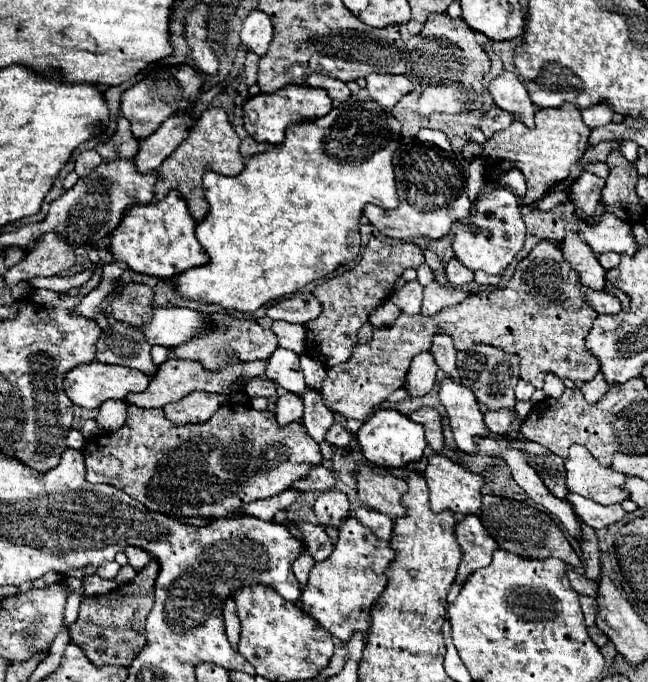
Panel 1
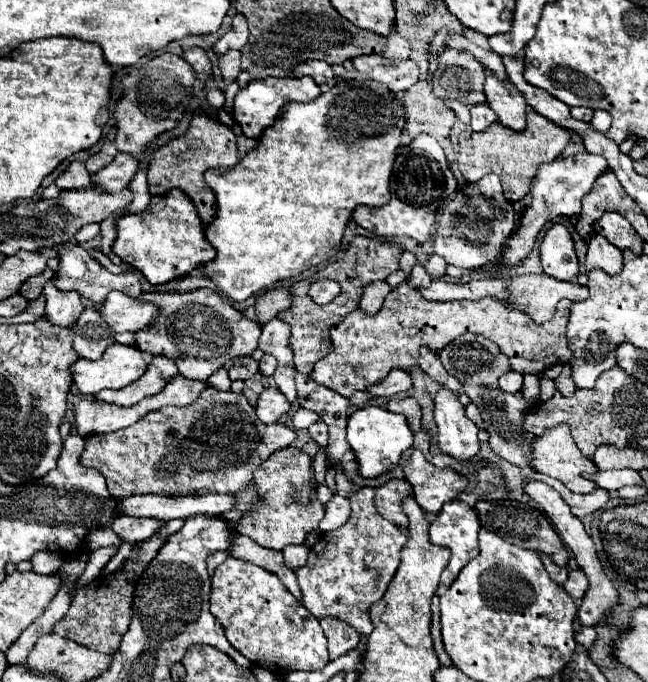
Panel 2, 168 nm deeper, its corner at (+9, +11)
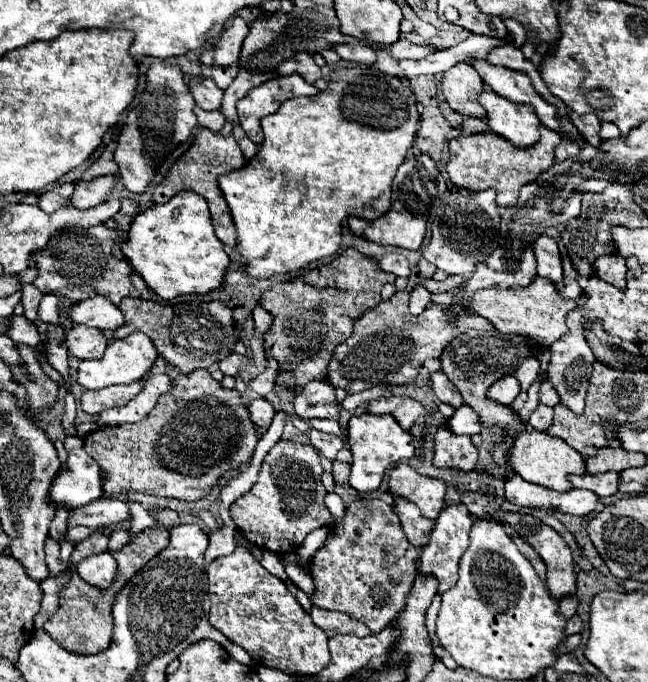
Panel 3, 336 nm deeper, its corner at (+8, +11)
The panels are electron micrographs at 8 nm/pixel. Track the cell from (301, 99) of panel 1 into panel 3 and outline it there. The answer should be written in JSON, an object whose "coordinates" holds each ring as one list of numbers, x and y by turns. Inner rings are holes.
{"coordinates":[[286,75,276,77,260,87,252,89,244,99,238,101,238,117,240,127,246,131,248,139,252,139,256,145,262,143,260,133,260,119,276,111,284,101,292,97,304,97,304,95,316,95,318,89,310,83,306,83,300,75]]}

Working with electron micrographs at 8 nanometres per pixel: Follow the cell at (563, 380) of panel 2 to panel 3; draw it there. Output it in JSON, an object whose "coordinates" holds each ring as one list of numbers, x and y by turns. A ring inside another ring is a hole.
{"coordinates":[[542,381,540,385,540,403,542,405,548,405,548,407,554,407,558,405,558,393,554,391,554,387,550,385,550,381]]}

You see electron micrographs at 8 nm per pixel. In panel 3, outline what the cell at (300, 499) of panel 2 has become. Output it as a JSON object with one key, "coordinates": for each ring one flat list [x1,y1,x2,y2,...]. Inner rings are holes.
{"coordinates":[[280,439,266,453,252,489,230,505,230,515,240,535,264,551,284,555,298,549,310,531,332,525,332,515,324,505,326,489,320,481,322,471,316,449,292,439]]}

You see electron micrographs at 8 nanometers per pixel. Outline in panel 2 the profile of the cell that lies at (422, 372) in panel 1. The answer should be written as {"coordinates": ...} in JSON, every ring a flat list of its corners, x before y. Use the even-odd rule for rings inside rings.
{"coordinates":[[391,369,391,373,377,385,371,385,369,391,379,397,379,395,395,395,401,391,409,391,411,389,411,373,405,369]]}

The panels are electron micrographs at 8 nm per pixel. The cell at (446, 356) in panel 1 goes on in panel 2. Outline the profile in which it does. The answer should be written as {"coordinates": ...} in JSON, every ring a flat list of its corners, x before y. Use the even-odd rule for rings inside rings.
{"coordinates":[[423,345,423,349,421,349,421,353,419,353,419,367,421,367,431,379,435,379,435,381,439,381,441,385,449,387,453,393,459,393,459,391,461,391,459,381,445,371,445,367,441,365,437,353,431,353,431,349,427,349,425,345]]}

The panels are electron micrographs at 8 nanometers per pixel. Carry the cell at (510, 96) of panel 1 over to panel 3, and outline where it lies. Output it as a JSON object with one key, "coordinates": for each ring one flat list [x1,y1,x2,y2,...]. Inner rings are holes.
{"coordinates":[[492,91,480,95,480,105,488,111,488,127,516,147,532,147,538,139,540,119,532,105,512,103]]}

